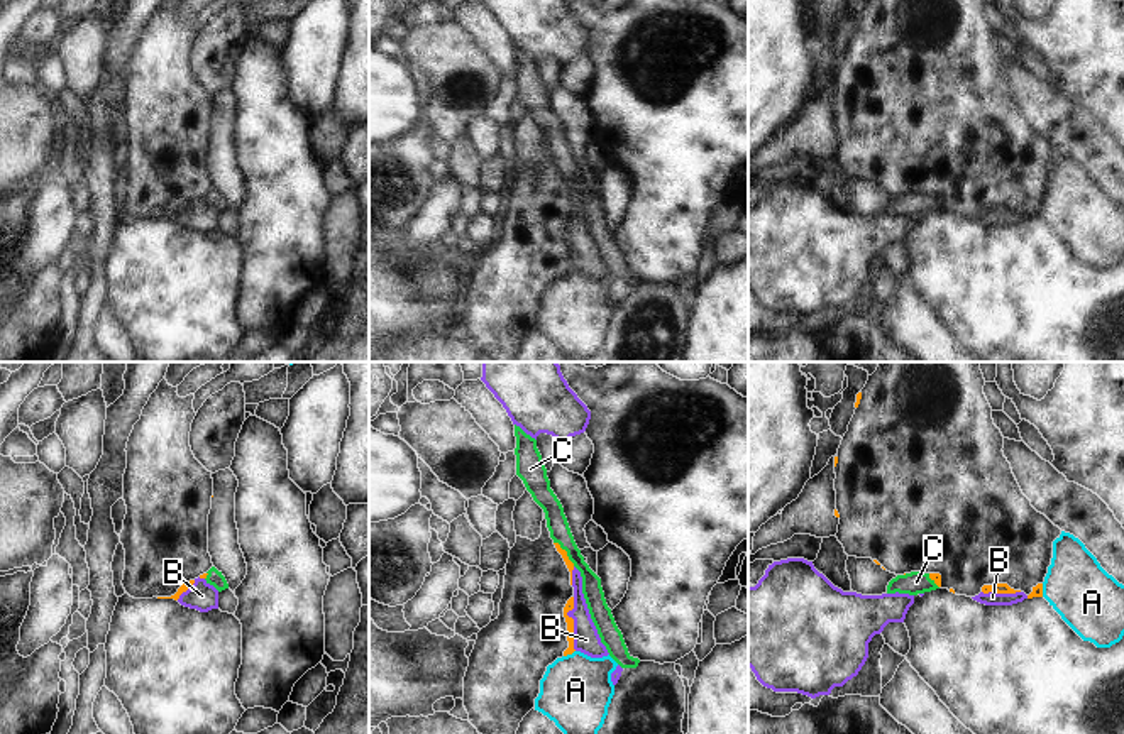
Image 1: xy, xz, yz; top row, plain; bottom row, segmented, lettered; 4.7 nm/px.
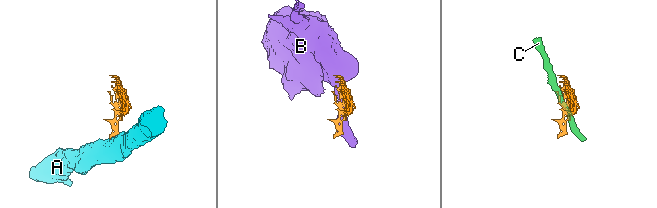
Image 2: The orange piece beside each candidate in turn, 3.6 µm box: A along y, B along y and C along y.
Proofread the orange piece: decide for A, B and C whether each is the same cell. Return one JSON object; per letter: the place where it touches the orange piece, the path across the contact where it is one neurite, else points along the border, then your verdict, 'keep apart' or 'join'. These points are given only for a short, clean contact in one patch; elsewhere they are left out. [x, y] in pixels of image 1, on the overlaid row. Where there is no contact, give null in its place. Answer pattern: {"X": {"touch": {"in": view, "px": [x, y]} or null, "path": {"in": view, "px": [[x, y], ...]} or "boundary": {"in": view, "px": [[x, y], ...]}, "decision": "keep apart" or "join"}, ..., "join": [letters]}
{"A": {"touch": {"in": "xz", "px": [569, 653]}, "boundary": {"in": "xz", "px": [[574, 650], [564, 657]]}, "decision": "keep apart"}, "B": {"touch": {"in": "xz", "px": [573, 624]}, "boundary": {"in": "xz", "px": [[573, 597], [567, 614], [573, 619], [576, 650]]}, "decision": "keep apart"}, "C": {"touch": {"in": "xz", "px": [566, 553]}, "boundary": {"in": "xz", "px": [[554, 542], [574, 565]]}, "decision": "keep apart"}, "join": []}

